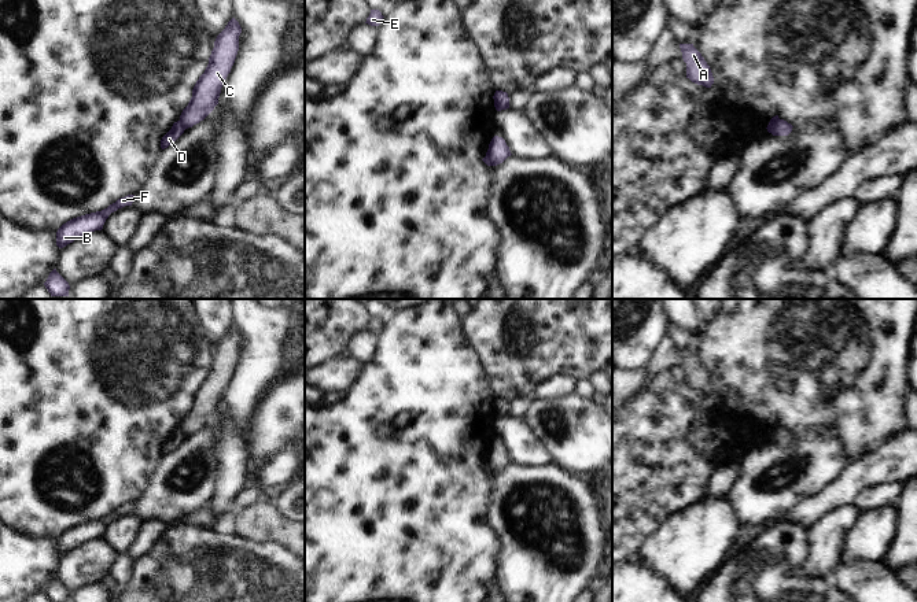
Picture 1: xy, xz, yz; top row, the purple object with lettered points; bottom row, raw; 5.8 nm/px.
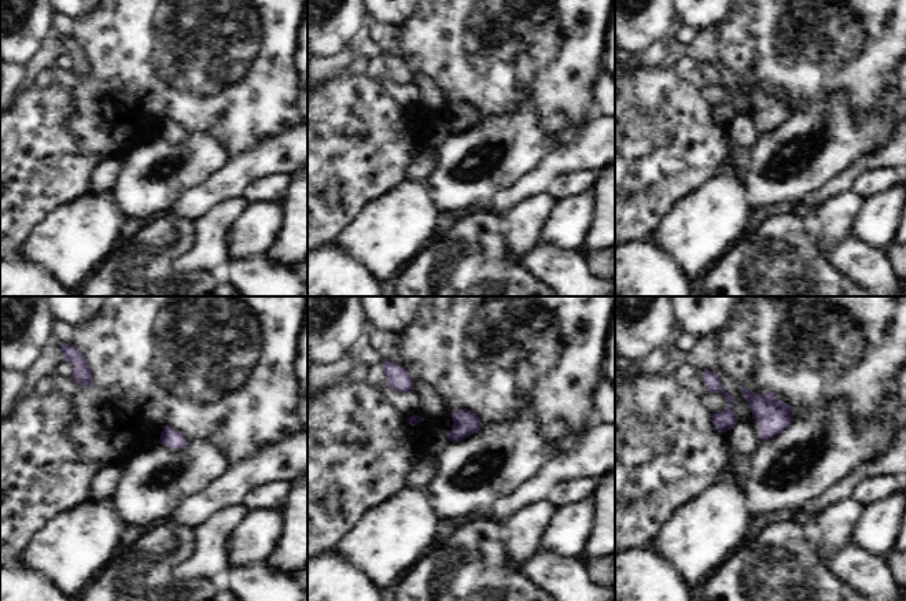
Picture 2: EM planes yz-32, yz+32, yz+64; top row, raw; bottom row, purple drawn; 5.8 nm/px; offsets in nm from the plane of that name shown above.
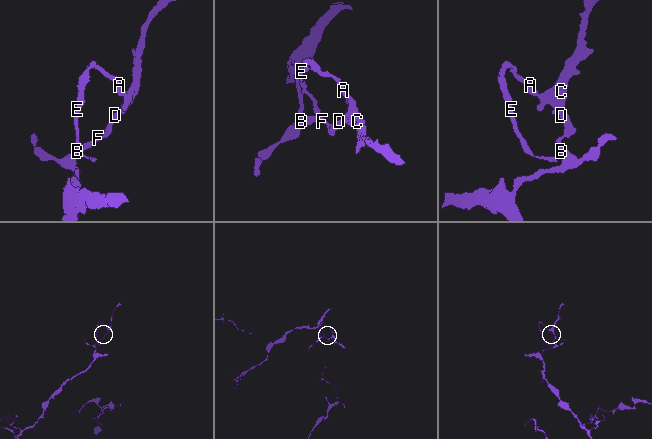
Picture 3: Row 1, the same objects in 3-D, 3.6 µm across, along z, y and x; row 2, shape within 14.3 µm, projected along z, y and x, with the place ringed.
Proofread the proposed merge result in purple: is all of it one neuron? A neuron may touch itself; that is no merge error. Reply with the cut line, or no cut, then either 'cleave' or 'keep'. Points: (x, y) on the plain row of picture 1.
cut in xy along (179, 428), (186, 435); cleave

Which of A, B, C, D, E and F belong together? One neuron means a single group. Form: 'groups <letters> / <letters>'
groups A C E / B D F

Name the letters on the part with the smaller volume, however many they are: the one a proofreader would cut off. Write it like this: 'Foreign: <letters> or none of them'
Foreign: A, C, E

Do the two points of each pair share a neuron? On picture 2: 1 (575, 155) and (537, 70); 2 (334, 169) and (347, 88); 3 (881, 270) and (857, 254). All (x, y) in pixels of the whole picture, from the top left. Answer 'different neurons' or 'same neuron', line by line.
1: different neurons
2: same neuron
3: same neuron

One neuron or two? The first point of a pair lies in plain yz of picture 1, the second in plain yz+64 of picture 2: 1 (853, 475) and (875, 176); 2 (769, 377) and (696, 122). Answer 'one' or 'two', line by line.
1: two
2: two

